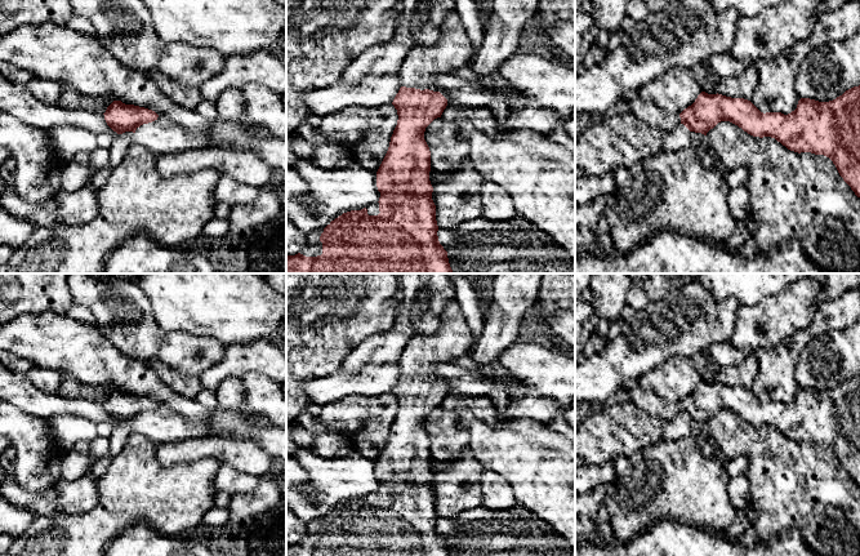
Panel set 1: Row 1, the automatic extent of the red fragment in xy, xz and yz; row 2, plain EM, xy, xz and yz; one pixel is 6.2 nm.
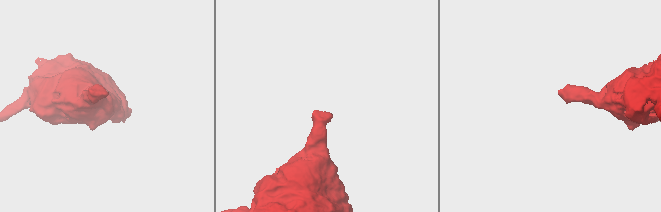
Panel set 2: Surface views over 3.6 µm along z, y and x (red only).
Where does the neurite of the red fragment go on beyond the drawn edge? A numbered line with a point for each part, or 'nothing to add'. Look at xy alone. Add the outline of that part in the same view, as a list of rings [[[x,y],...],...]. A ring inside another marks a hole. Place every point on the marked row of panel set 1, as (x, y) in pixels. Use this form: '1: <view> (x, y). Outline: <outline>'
nothing to add

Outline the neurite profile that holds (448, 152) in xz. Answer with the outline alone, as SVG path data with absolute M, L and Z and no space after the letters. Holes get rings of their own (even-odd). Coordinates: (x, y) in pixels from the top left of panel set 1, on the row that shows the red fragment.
M435 119L424 132L424 139L431 151L431 170L450 173L464 160L469 160L473 147L458 139L459 123Z

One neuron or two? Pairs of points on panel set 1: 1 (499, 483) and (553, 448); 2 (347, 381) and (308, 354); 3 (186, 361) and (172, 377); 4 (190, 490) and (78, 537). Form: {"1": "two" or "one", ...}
{"1": "two", "2": "two", "3": "two", "4": "one"}

